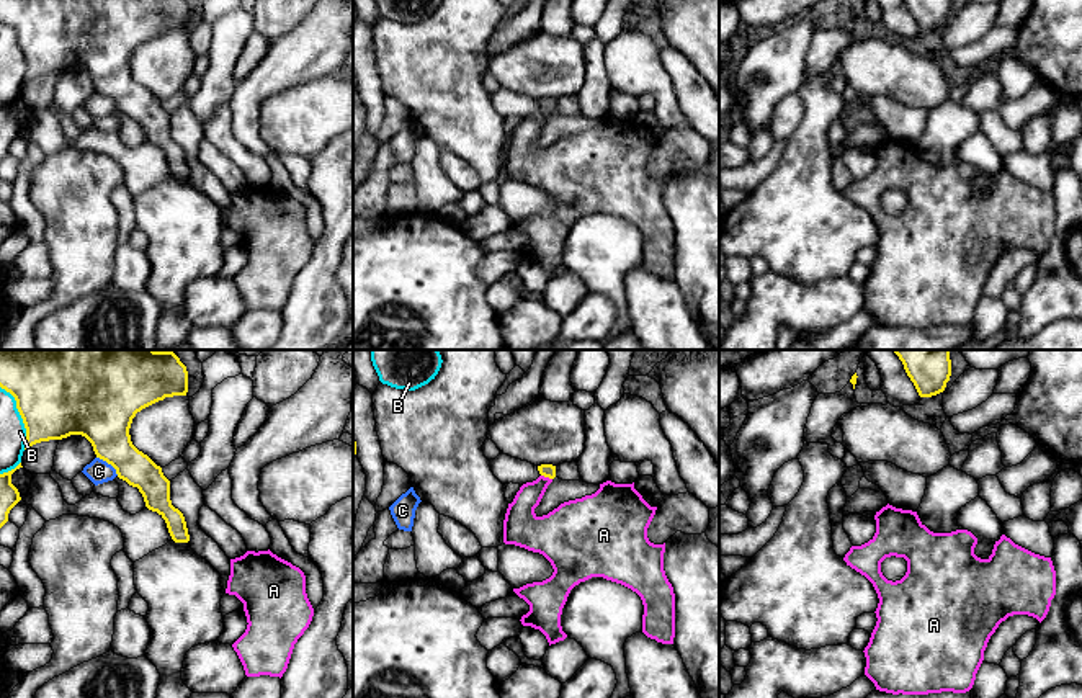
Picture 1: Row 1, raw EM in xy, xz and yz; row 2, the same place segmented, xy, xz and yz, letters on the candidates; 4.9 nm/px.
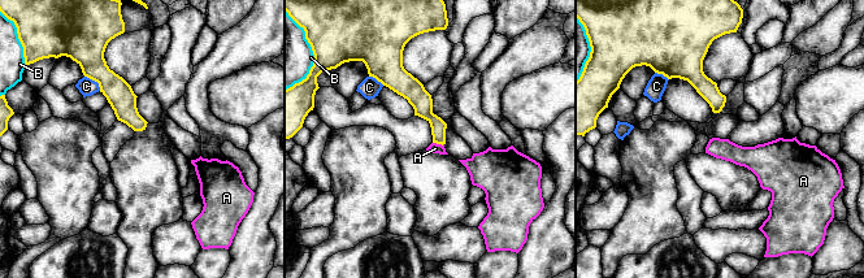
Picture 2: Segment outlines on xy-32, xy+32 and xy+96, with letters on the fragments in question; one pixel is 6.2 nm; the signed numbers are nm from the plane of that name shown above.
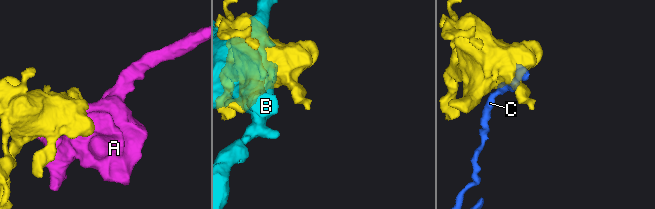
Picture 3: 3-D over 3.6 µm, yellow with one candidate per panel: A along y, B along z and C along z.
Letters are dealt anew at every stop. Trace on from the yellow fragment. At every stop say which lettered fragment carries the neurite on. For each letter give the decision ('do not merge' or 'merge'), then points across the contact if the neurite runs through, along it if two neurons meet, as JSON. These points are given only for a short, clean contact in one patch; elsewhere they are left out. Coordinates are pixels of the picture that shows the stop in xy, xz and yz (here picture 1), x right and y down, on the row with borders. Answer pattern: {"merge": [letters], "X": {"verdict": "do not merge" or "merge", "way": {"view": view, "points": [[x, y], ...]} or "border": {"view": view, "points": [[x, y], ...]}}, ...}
{"merge": [], "A": {"verdict": "do not merge", "border": {"view": "xz", "points": [[541, 474], [551, 479]]}}, "B": {"verdict": "do not merge"}, "C": {"verdict": "do not merge"}}

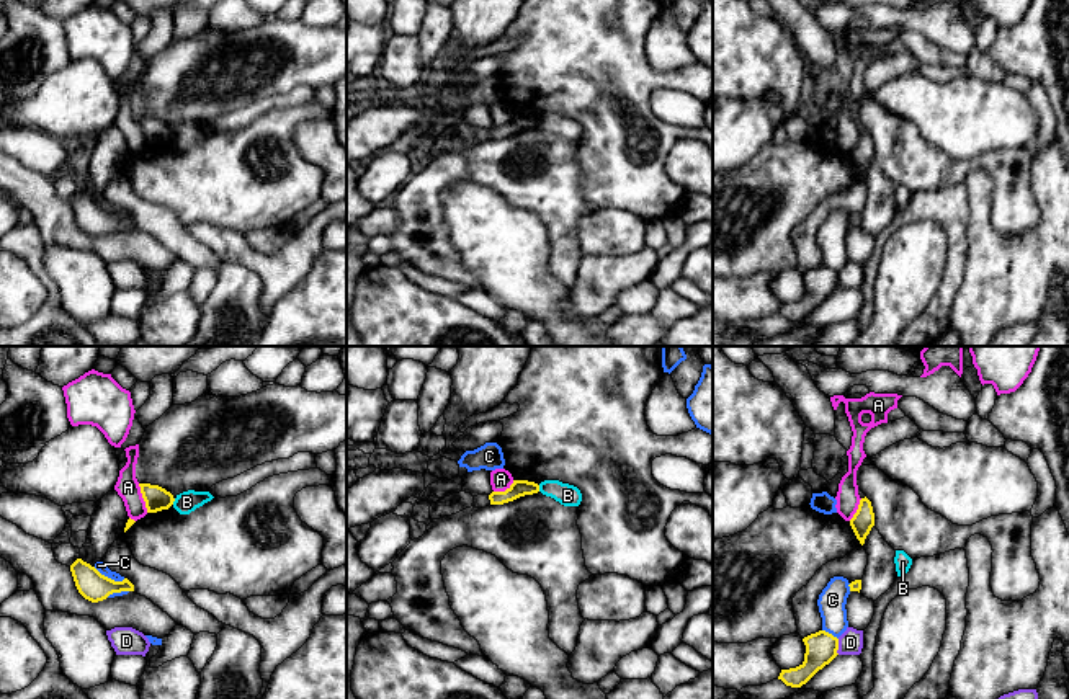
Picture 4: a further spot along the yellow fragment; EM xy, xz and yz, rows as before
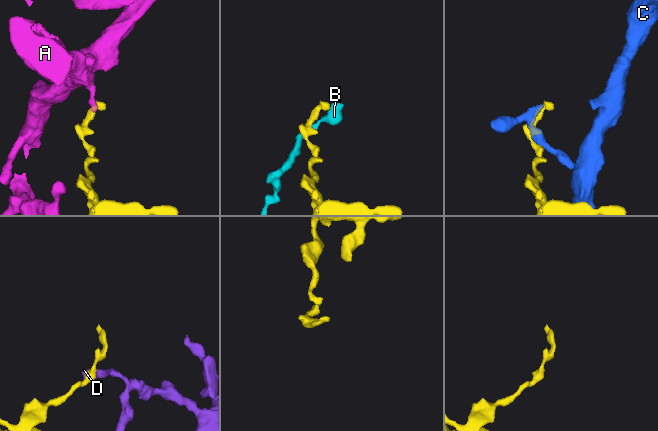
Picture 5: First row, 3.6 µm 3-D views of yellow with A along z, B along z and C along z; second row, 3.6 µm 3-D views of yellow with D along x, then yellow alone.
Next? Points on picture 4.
{"merge": [], "A": {"verdict": "do not merge", "border": {"view": "xy", "points": [[138, 484], [147, 512]]}}, "B": {"verdict": "do not merge", "border": {"view": "xy", "points": [[175, 498], [172, 503]]}}, "C": {"verdict": "do not merge"}, "D": {"verdict": "do not merge", "border": {"view": "yz", "points": [[839, 639], [837, 654]]}}}

